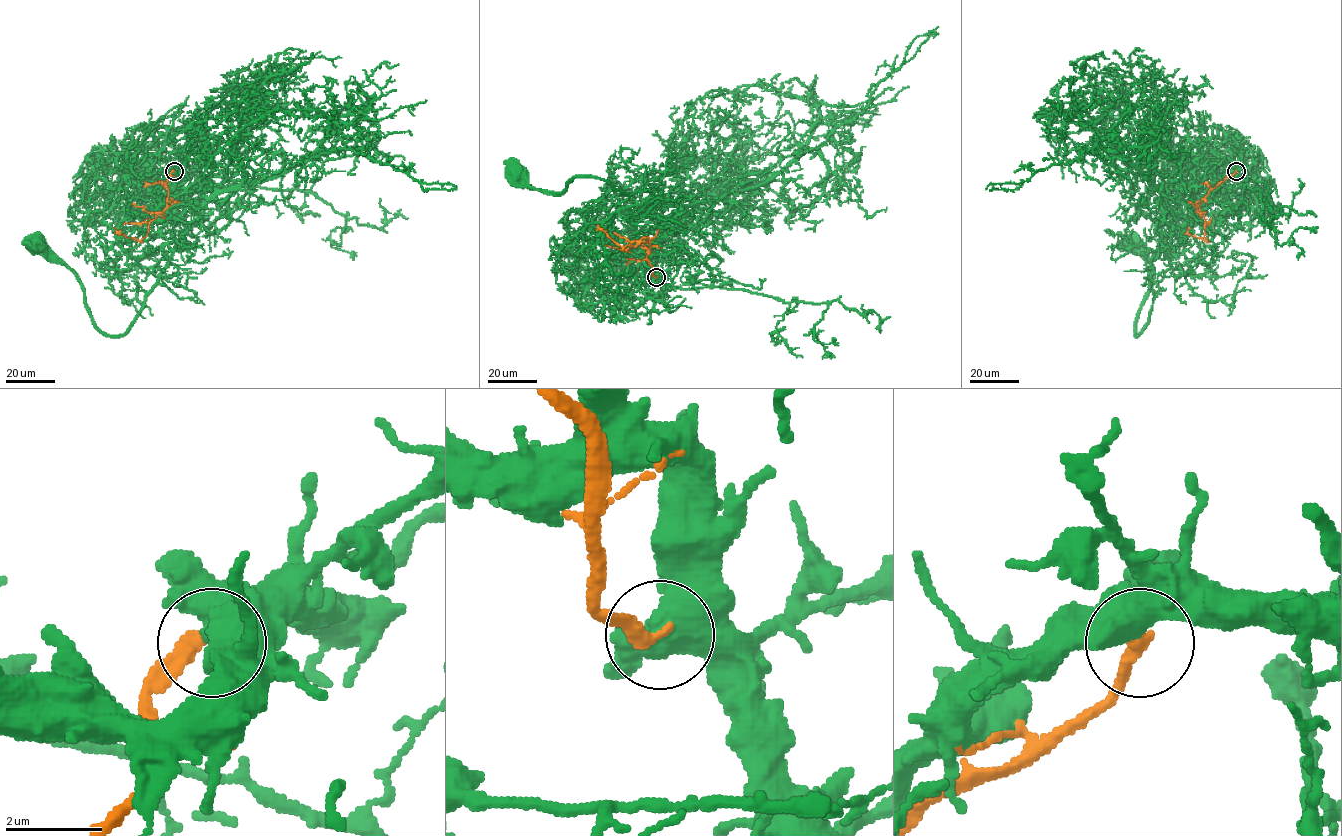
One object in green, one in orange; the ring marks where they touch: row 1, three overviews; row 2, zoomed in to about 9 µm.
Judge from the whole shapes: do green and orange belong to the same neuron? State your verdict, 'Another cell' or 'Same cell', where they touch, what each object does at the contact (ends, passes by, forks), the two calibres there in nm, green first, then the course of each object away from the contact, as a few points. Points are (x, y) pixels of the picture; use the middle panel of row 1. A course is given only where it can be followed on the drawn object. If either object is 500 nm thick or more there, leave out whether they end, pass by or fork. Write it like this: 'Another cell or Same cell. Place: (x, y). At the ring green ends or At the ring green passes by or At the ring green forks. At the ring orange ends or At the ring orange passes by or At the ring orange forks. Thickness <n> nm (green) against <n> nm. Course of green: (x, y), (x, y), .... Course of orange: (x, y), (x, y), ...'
Another cell. Place: (656, 277). Thickness 700 nm (green) against 300 nm. Course of green: (656, 277), (654, 242), (677, 206), (599, 178), (577, 176), (561, 192), (533, 189), (516, 173). Course of orange: (656, 277), (647, 258), (648, 237), (642, 238), (635, 246), (622, 247), (601, 227), (596, 230)

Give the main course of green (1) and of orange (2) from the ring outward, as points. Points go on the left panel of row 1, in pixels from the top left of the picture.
1: (174, 170), (172, 212), (195, 224), (123, 333), (106, 335), (95, 325), (79, 280), (34, 242)
2: (174, 170), (165, 184), (167, 207), (149, 224), (145, 236), (136, 240), (121, 235), (114, 228)

